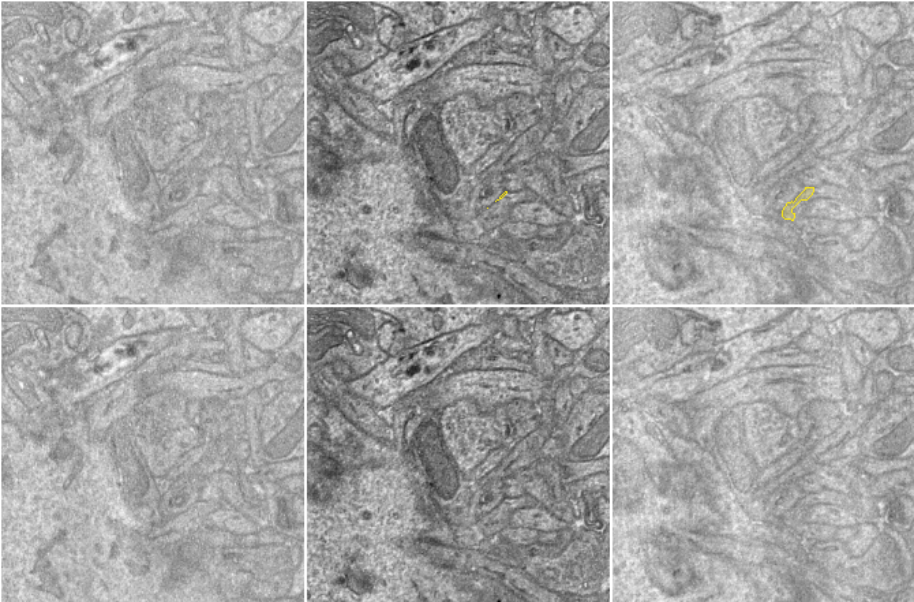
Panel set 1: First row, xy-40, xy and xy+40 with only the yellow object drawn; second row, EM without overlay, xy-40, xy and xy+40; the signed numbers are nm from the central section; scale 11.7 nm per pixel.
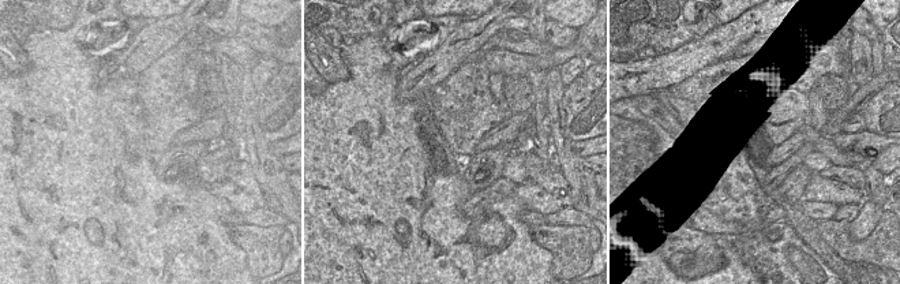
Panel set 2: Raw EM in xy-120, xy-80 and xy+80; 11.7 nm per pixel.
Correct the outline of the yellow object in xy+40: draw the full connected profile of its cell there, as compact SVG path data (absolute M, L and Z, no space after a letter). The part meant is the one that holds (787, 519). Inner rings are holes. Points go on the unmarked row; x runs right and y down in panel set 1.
M791 482L782 490L782 498L778 501L773 516L780 517L784 526L794 527L793 515L801 508L808 506L814 498L814 493L804 493L802 489Z

